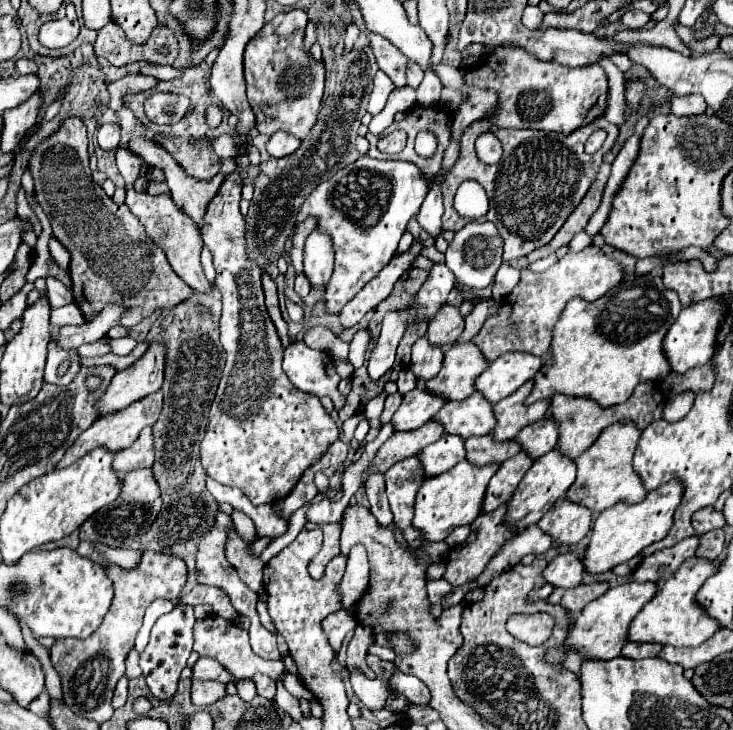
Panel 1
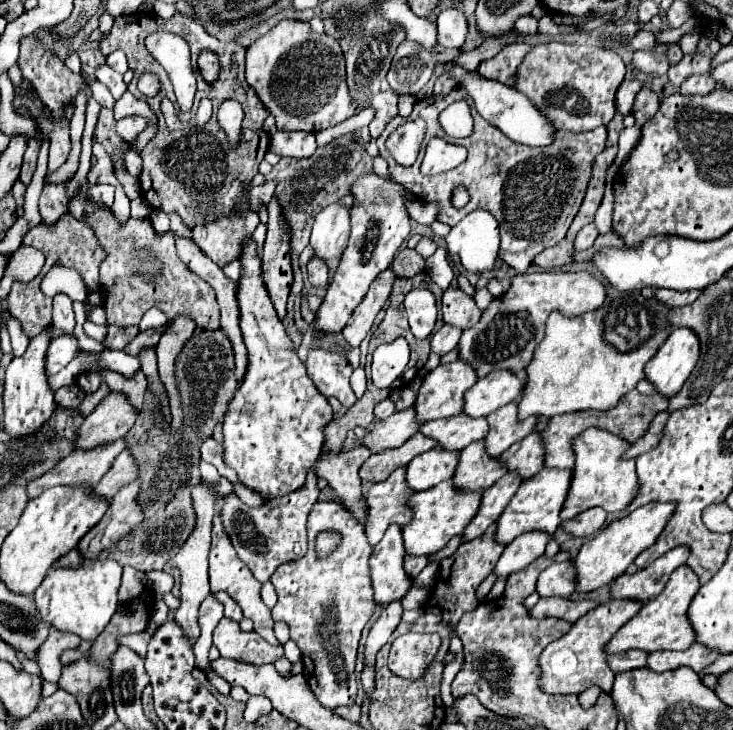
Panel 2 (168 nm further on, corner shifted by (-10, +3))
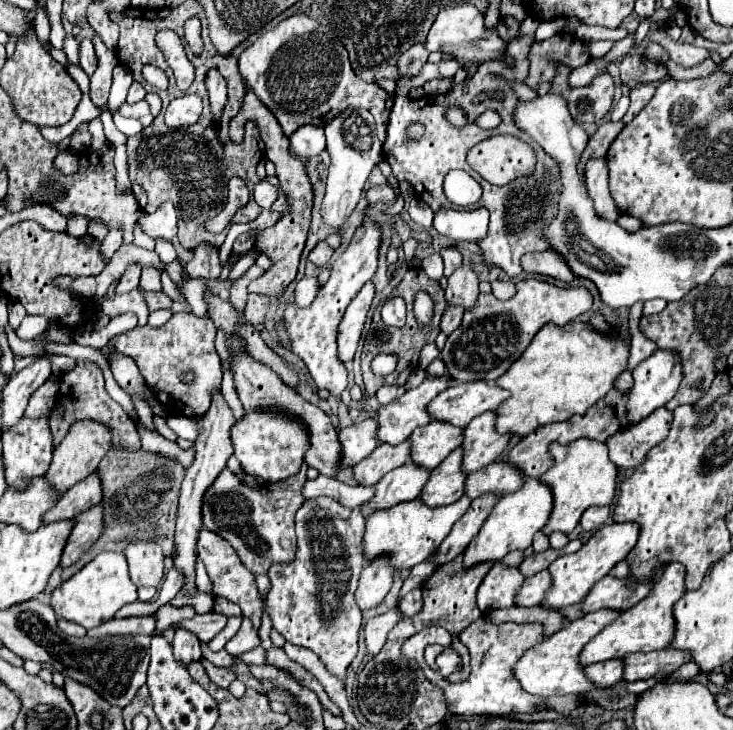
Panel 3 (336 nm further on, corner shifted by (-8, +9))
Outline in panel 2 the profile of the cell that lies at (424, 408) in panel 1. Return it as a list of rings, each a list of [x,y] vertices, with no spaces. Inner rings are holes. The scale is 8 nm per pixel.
[[[409,407],[405,411],[395,411],[385,421],[377,421],[371,429],[367,429],[367,435],[359,443],[369,451],[379,453],[385,449],[401,447],[417,431],[419,423],[415,419],[415,409]]]

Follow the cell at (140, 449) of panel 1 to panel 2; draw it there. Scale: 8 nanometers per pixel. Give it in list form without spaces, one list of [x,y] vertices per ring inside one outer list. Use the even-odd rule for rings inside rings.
[[[123,451],[115,457],[115,461],[111,463],[111,469],[103,475],[103,479],[93,487],[93,495],[95,497],[103,497],[103,499],[113,499],[115,493],[135,481],[135,475],[137,475],[139,467],[135,463],[135,459],[131,457],[129,451]]]

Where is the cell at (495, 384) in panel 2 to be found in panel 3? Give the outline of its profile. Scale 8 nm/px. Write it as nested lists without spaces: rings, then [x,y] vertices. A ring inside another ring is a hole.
[[[487,381],[455,383],[439,393],[429,403],[429,413],[435,419],[447,421],[457,427],[469,425],[469,421],[485,411],[495,411],[511,393]]]

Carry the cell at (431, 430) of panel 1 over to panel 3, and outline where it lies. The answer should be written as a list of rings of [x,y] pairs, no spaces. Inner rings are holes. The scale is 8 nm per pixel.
[[[403,441],[399,445],[379,445],[369,457],[353,465],[353,475],[361,485],[375,485],[385,473],[409,461],[411,441]]]

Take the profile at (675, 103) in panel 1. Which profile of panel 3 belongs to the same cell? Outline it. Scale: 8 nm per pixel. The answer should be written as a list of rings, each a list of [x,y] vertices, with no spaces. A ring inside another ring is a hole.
[[[659,29],[653,35],[653,41],[657,41],[659,45],[663,45],[669,51],[669,57],[683,65],[683,67],[695,67],[699,63],[703,63],[705,59],[711,57],[711,53],[707,49],[701,47],[693,47],[693,45],[681,45],[677,41],[669,41],[669,37],[665,37],[665,29]]]

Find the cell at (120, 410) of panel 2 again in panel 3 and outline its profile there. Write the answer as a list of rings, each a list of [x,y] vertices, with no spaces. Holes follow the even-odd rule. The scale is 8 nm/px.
[[[89,419],[75,421],[71,425],[69,433],[65,435],[65,439],[61,441],[61,445],[57,445],[53,451],[53,461],[47,471],[49,483],[53,483],[53,487],[59,491],[67,491],[77,481],[83,481],[89,473],[93,473],[97,469],[99,461],[111,449],[111,441],[113,441],[113,429],[109,429],[107,423],[99,423],[93,419],[91,421]]]

